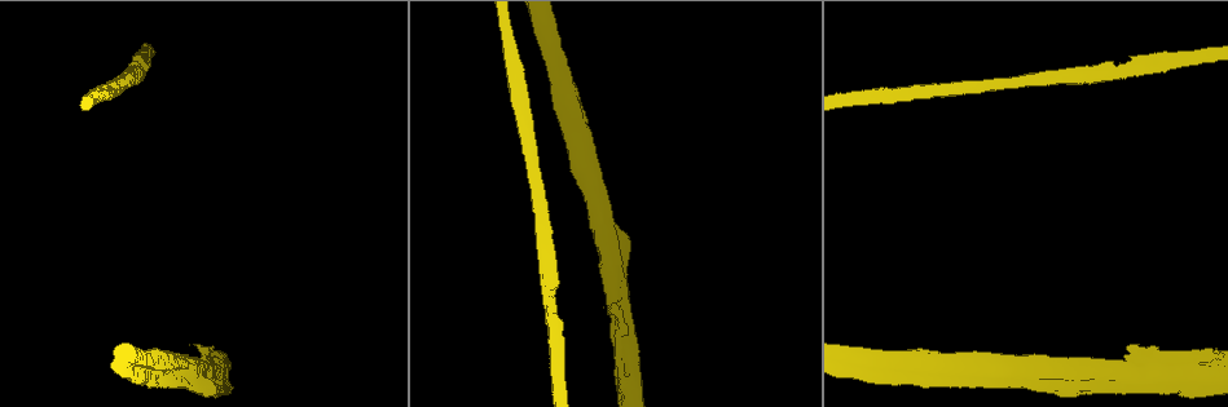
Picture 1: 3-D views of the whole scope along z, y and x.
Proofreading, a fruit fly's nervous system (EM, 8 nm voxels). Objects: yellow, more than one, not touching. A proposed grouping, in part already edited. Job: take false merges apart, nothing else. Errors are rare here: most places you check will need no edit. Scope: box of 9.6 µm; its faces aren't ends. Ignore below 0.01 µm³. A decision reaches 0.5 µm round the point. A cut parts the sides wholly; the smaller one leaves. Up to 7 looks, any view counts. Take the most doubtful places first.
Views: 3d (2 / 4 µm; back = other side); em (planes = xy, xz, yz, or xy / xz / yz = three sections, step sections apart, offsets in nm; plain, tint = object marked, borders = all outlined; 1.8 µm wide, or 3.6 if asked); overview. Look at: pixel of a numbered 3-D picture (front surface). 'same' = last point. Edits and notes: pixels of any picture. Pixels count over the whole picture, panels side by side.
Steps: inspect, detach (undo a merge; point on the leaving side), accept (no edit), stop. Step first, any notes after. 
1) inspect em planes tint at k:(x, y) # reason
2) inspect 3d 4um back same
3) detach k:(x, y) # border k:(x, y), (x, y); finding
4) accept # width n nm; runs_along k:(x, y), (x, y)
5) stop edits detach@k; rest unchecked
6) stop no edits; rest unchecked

inspect em 3.6um planes borders at 1:(894, 362) # a fork

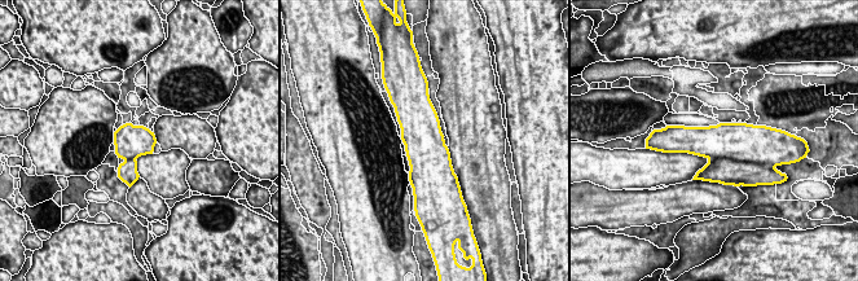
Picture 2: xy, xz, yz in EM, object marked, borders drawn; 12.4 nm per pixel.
detach 2:(725, 171) # border 2:(708, 158), (733, 158), (755, 163); two neurons meet here

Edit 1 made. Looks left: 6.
inspect em 3.6um planes tint at 1:(1142, 370) # a fork

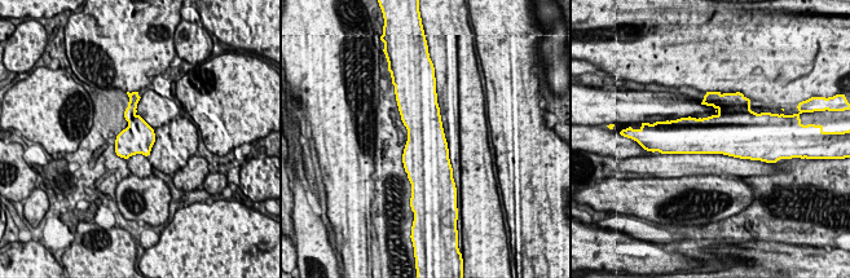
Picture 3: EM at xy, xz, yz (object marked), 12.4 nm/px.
accept # continuous, no second neuron

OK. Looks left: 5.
stop edits detach@2; rest unchecked

